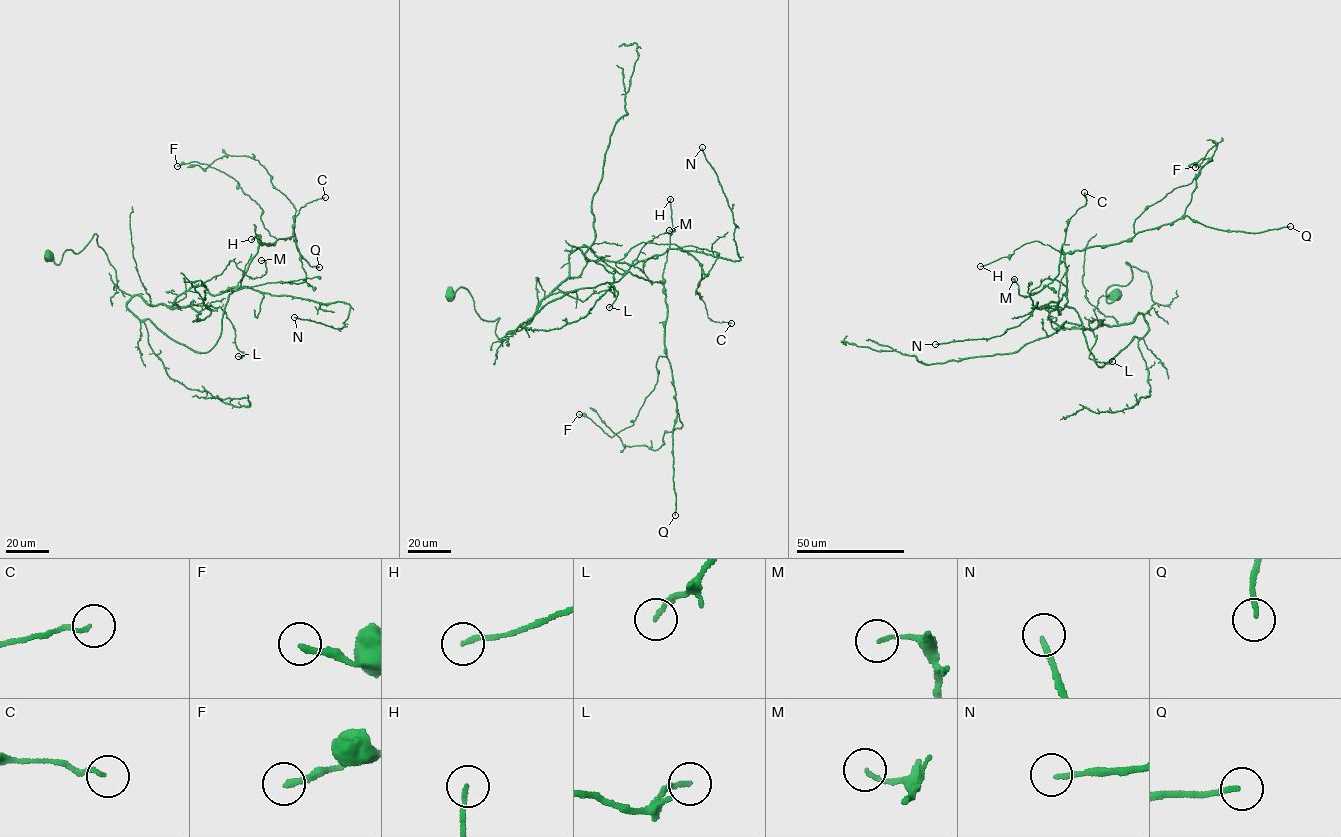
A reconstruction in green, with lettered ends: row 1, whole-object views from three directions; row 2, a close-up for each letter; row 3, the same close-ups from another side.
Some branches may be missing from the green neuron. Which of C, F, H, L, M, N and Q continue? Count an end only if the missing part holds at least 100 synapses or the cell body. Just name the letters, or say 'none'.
Q

